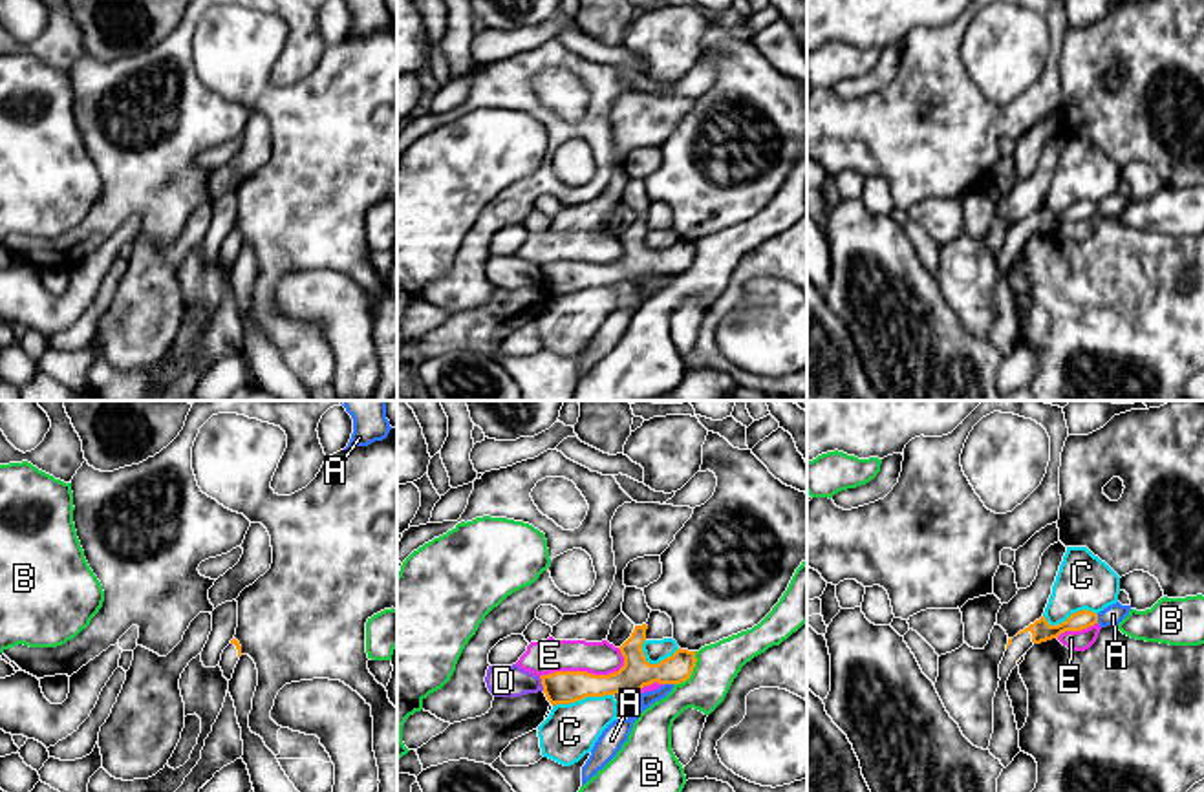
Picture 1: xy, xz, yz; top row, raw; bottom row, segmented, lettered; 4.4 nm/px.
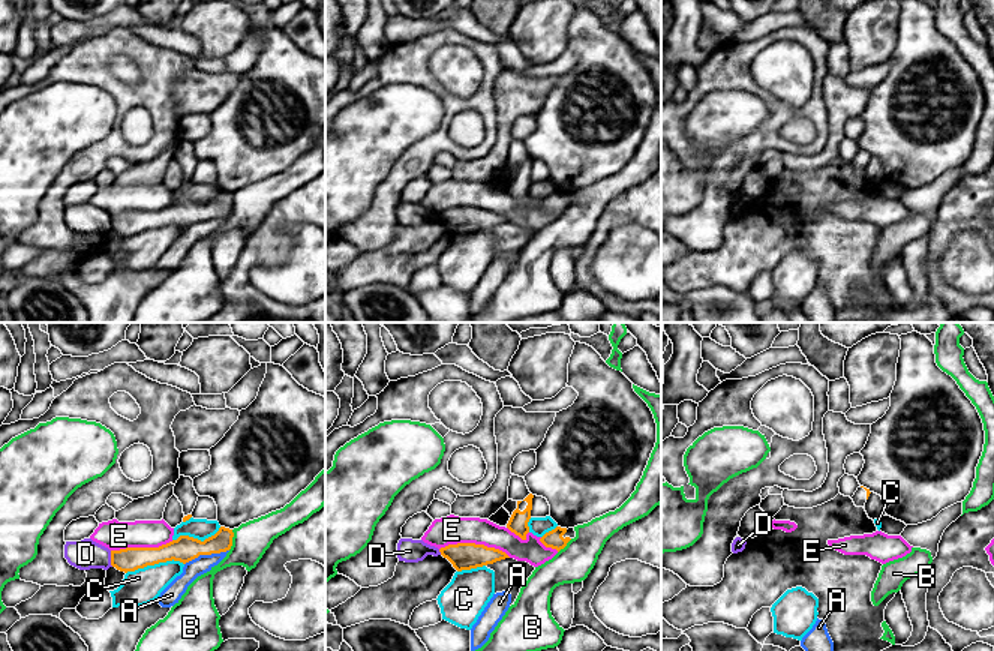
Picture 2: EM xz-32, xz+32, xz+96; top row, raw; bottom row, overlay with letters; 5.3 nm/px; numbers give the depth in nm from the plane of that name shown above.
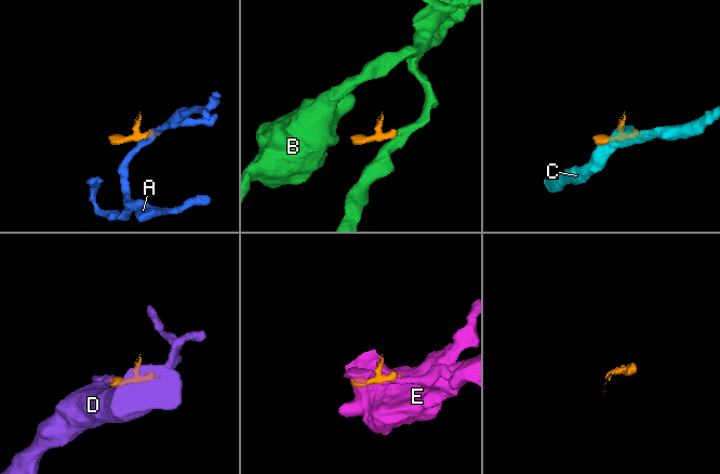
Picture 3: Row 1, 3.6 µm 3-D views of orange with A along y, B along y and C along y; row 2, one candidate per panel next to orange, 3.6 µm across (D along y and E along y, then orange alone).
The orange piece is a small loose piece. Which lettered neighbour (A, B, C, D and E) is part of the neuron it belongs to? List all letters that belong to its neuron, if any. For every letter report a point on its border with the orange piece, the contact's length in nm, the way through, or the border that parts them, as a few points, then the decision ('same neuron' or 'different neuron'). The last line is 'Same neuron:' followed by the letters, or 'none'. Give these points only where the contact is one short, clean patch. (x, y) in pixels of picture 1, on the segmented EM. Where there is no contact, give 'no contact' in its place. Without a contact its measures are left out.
A: meets orange in xz at (668, 683); contact 40 nm long; border along xz (665, 683), (672, 684); different neuron
B: meets orange in xz at (692, 670); contact 180 nm long; border along xz (696, 652), (692, 674), (674, 684); different neuron
C: meets orange in xz at (582, 697); contact 280 nm long; different neuron
D: meets orange in xz at (542, 684); contact 70 nm long; border along xz (538, 677), (544, 690); different neuron
E: meets orange in xz at (584, 672); contact 380 nm long; different neuron
Same neuron: none

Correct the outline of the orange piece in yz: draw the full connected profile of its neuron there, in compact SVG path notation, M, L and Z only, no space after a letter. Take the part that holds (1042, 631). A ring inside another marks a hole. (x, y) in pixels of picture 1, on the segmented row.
M1092 611L1072 613L1065 622L1050 626L1045 616L1019 631L1014 638L1008 638L1005 657L999 664L999 688L994 697L994 733L990 739L990 754L1001 761L1006 768L1014 757L1021 752L1019 730L1012 708L1012 701L1006 691L1006 680L1012 669L1017 666L1023 655L1034 646L1052 638L1058 638L1065 631L1081 631L1098 624L1098 615Z

